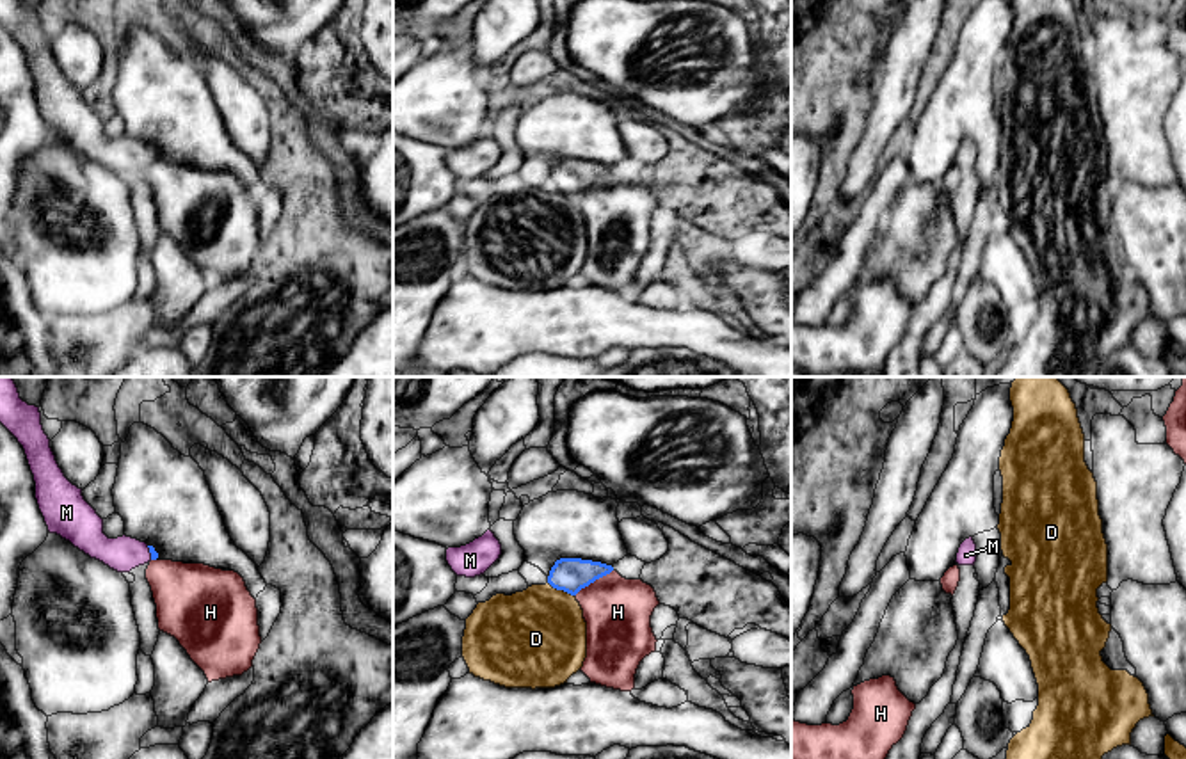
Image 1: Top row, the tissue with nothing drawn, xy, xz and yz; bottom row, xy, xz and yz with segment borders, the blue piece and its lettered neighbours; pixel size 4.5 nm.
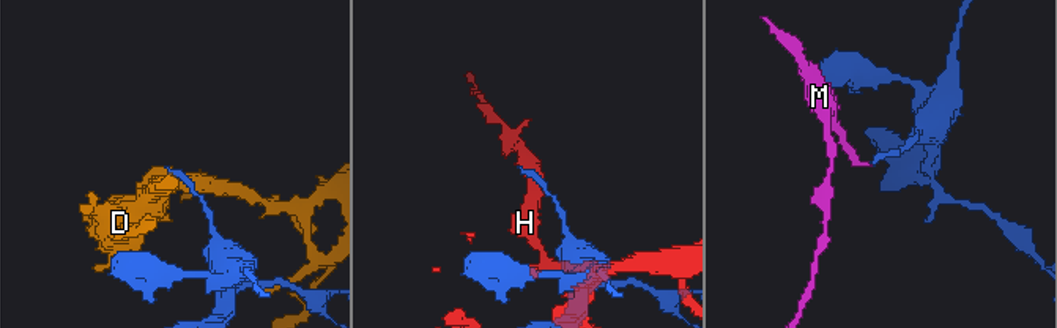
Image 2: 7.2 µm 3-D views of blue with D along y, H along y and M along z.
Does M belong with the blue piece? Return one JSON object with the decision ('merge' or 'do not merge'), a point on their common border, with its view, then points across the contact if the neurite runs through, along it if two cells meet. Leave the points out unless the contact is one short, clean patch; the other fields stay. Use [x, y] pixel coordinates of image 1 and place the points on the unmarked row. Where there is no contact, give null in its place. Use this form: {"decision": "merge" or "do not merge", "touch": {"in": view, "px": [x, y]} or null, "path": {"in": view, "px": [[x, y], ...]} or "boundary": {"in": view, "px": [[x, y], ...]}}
{"decision": "merge", "touch": {"in": "xy", "px": [150, 153]}, "path": {"in": "xy", "px": [[152, 151], [150, 153], [123, 155]]}}

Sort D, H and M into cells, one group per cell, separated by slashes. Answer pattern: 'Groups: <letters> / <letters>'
Groups: D / H / M

